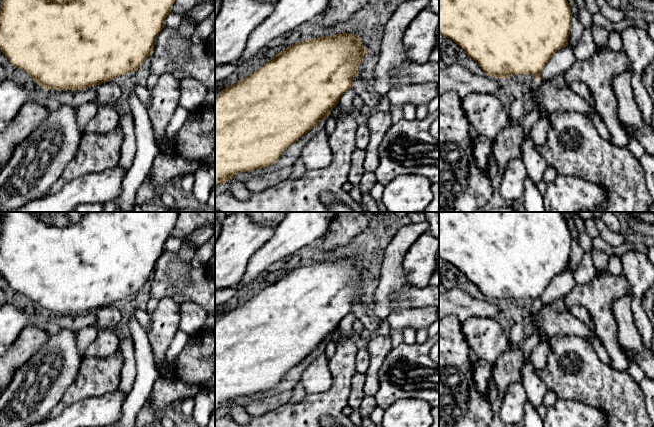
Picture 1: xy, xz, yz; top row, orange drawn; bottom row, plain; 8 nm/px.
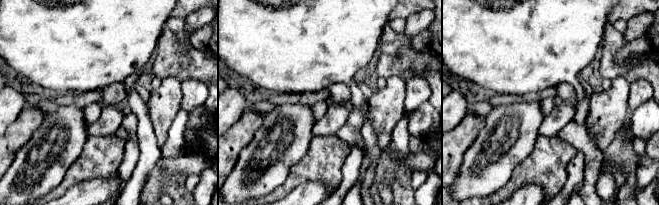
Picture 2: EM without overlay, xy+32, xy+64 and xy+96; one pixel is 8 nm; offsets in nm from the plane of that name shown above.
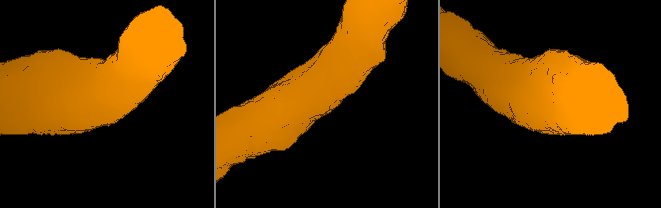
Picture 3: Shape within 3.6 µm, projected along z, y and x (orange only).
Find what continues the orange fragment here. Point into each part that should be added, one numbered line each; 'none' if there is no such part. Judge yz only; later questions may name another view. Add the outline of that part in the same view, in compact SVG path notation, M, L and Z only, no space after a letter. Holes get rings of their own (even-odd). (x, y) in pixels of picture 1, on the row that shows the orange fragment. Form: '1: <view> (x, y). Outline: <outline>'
1: yz (535, 85). Outline: M533 80L532 81L532 85L531 85L531 89L530 89L530 93L531 93L531 98L533 100L536 100L536 92L537 89L540 87L540 81L537 80Z

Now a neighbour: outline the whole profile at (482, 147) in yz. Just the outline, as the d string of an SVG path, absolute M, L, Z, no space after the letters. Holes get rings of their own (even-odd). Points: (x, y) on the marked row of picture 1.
M473 132L472 147L475 161L481 171L489 175L490 158L492 155L492 140Z

